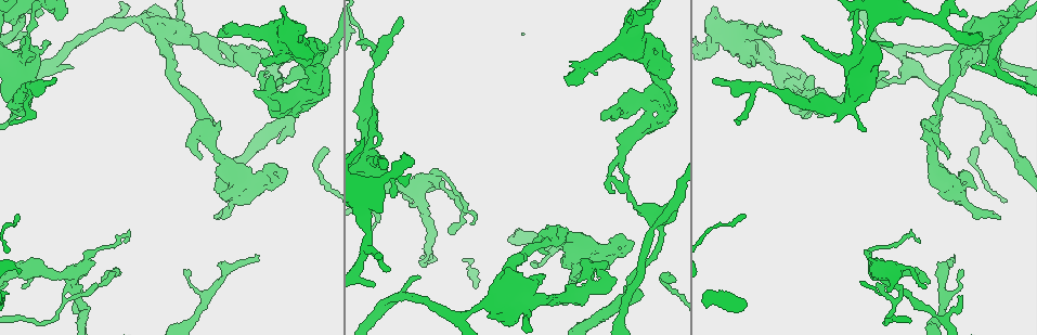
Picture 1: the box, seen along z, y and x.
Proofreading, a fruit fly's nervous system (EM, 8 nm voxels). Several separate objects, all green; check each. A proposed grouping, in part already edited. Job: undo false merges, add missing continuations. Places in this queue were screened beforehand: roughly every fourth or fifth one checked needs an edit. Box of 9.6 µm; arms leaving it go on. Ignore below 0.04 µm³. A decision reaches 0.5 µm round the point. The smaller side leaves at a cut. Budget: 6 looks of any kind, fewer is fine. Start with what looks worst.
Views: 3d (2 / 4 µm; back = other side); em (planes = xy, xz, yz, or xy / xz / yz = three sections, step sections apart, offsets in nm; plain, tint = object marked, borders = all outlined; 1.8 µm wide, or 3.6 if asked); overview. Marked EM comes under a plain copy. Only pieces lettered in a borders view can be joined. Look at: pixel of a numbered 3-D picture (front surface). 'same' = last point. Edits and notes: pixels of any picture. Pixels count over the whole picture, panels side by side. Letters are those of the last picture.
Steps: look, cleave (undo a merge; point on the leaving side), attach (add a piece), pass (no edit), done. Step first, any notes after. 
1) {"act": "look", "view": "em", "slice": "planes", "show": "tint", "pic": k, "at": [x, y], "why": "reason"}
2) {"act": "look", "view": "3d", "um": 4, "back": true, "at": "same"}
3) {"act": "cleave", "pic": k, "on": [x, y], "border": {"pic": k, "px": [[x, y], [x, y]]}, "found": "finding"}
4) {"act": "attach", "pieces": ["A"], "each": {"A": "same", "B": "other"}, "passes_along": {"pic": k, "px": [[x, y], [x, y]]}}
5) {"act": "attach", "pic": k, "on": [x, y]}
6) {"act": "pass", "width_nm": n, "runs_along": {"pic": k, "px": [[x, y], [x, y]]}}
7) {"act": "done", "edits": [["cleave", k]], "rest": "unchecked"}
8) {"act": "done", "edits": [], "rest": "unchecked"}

{"act": "look", "view": "em", "slice": "planes", "show": "borders", "pic": 1, "at": [101, 277], "why": "branch stops here"}

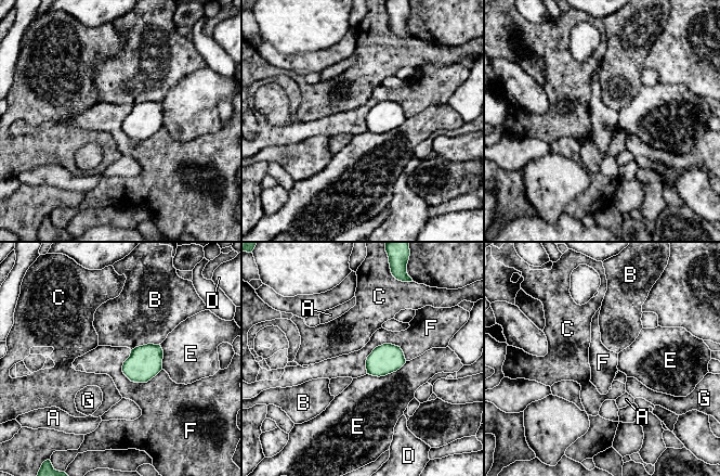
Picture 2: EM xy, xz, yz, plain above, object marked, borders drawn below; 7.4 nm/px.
{"act": "pass", "each": {"A": "other", "B": "other", "C": "other", "D": "other", "E": "other", "F": "other", "G": "other"}, "border": {"pic": 2, "px": [[401, 347], [378, 345], [366, 373]]}, "found": "none of them fits"}

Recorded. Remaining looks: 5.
{"act": "look", "view": "3d", "um": 4, "pic": 1, "at": [622, 154]}

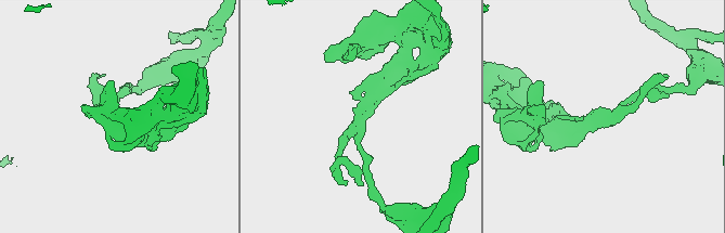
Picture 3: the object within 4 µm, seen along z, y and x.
{"act": "look", "view": "em", "slice": "planes", "show": "tint", "pic": 3, "at": [361, 117]}

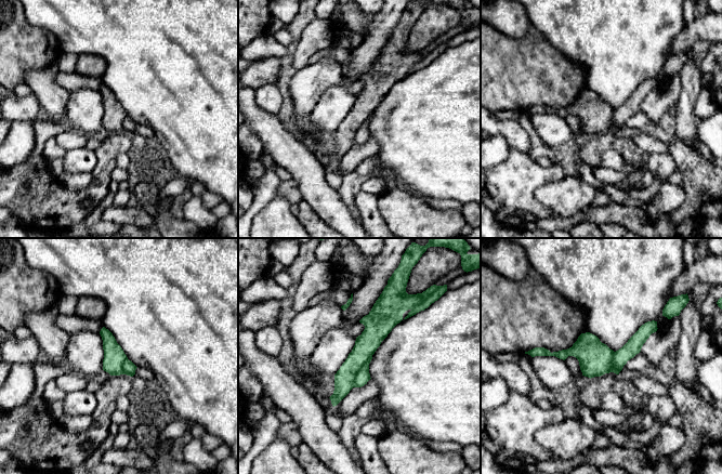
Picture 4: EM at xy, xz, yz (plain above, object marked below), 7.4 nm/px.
{"act": "look", "view": "em", "slice": "planes", "show": "borders", "at": "same", "why": "what lies round it"}

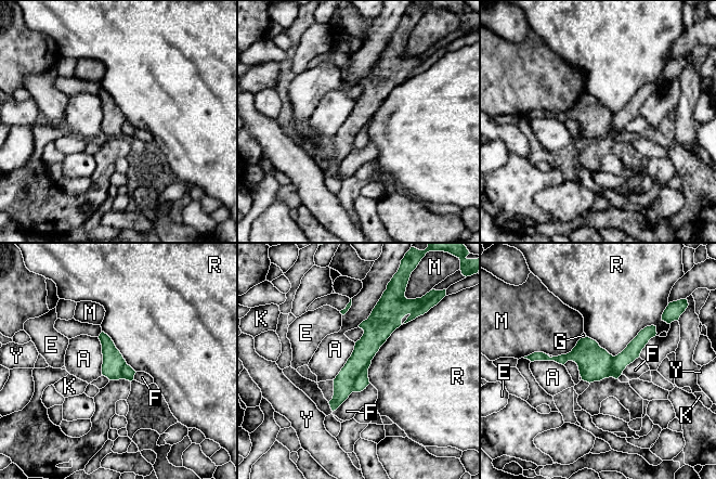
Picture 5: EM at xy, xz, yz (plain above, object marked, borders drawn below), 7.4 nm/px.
{"act": "cleave", "pic": 5, "on": [365, 349], "width_nm": 190, "each": {"A": "other", "E": "other", "F": "other", "G": "other", "K": "other", "M": "other", "R": "other", "Y": "other"}, "border": {"pic": 5, "px": [[370, 361], [356, 377], [352, 391]]}, "found": "a second neuron is stuck on"}

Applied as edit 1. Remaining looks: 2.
{"act": "look", "view": "em", "slice": "xy", "step": 8, "show": "borders", "pic": 1, "at": [259, 256], "why": "tapers out"}

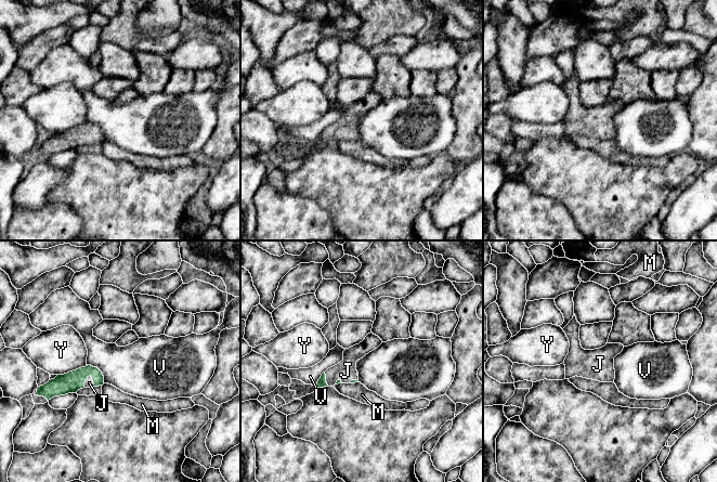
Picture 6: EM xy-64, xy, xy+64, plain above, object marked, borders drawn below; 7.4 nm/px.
{"act": "attach", "pieces": ["J"], "longest_contact_nm": ["Y", 240], "each": {"J": "same", "M": "other", "V": "other", "Y": "other"}, "found": "it goes on there"}

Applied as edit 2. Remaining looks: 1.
{"act": "done", "edits": [["cleave", 5], ["attach", 6]], "rest": "unchecked"}

